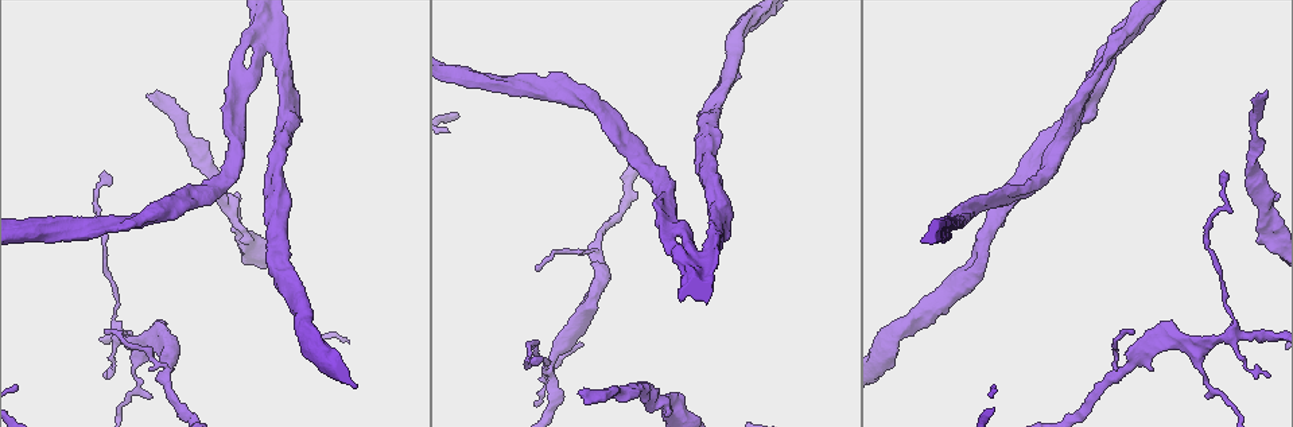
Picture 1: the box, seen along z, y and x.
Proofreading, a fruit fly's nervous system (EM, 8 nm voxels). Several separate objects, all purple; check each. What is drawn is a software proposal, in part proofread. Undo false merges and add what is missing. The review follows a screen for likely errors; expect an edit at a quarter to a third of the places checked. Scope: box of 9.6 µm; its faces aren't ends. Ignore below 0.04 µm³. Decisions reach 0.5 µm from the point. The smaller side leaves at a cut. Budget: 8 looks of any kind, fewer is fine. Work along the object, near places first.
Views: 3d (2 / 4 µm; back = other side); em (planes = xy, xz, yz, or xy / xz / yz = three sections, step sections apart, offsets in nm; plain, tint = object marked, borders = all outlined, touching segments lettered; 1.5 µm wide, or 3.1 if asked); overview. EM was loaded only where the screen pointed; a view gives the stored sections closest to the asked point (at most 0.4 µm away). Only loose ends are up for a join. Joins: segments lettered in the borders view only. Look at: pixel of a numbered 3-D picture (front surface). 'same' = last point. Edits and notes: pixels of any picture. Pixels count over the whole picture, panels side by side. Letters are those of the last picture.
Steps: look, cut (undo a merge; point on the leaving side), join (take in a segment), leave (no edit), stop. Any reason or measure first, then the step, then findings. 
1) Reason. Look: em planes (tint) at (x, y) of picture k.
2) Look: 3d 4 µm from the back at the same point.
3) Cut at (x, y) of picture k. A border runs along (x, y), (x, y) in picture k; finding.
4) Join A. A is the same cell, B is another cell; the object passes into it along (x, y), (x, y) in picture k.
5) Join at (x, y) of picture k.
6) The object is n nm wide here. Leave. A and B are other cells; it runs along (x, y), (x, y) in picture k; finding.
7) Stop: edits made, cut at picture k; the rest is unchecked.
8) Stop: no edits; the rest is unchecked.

Thin end. Look: 3d 2 µm at (102, 374) of picture 1.

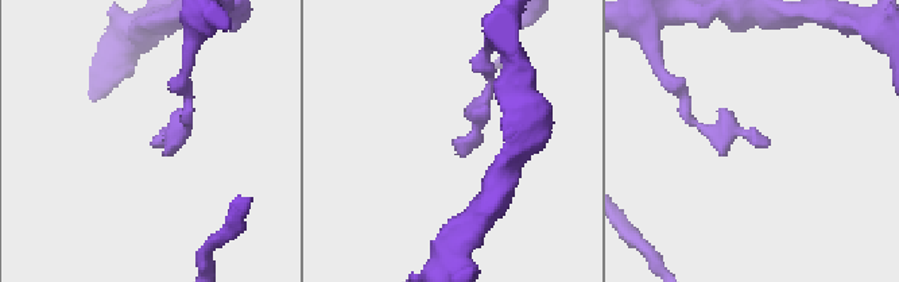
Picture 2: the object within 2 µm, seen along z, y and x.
Need the tissue. Look: em planes (borders) at (765, 145) of picture 2.

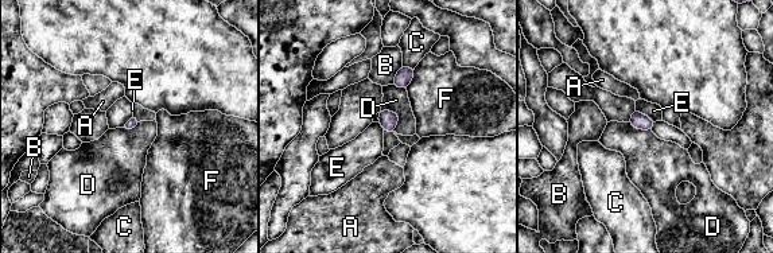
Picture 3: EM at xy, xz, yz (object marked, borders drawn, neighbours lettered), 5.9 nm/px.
The longest contact is with D, 160 nm. Leave. A, B, C, D, E and F are other cells; a border runs along (381, 109), (399, 116), (395, 131) in picture 3; no lettered segment goes on from it.

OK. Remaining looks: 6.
Free end. Look: em xy step 8 (tint) at (148, 95) of picture 1.

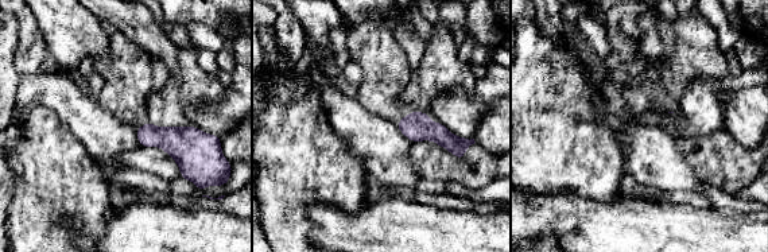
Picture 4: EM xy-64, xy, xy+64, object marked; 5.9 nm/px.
Look: em xy step 8 (borders) at the same point.

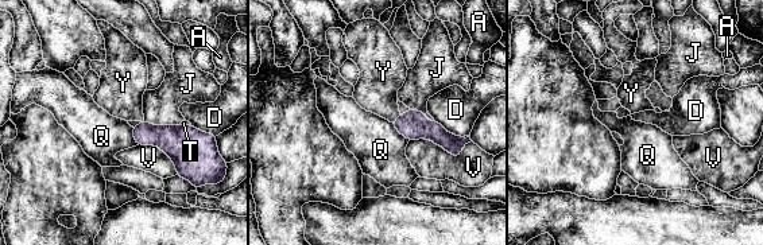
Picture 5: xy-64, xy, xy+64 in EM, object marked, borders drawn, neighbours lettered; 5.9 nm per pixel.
Join Y. Y is the same cell, A, D, J, Q, T and V are other cells; the neuron continues.

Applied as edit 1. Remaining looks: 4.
Stop: edits made, join at picture 5; the rest is unchecked.

